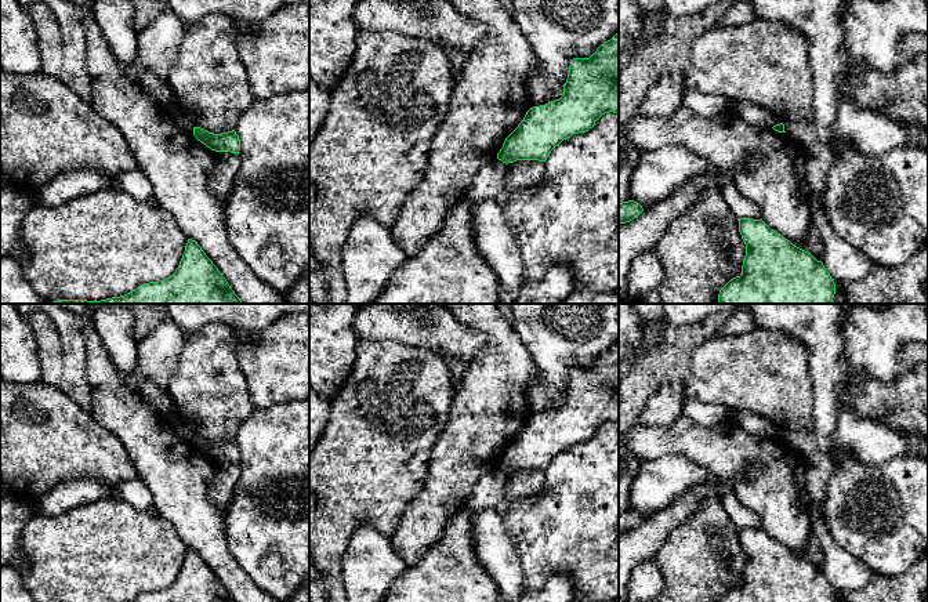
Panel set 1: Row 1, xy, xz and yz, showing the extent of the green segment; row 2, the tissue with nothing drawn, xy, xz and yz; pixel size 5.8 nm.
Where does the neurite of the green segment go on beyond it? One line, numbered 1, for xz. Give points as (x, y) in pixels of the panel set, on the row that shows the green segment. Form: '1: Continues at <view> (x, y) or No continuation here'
1: No continuation here

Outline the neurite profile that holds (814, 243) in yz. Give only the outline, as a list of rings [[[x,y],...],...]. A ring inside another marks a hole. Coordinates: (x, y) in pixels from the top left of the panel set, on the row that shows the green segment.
[[[813,224],[809,225],[805,240],[802,243],[794,243],[797,247],[811,253],[818,261],[823,257],[823,239],[818,233]]]

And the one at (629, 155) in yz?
[[[631,142],[619,145],[619,203],[631,200],[630,182],[641,155]]]

